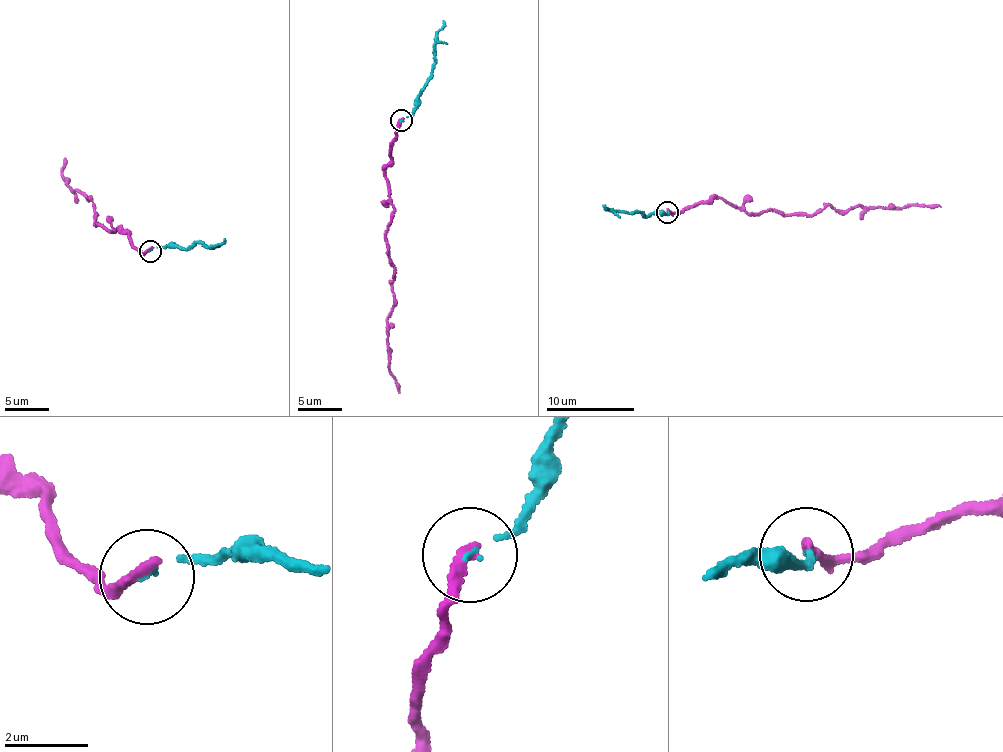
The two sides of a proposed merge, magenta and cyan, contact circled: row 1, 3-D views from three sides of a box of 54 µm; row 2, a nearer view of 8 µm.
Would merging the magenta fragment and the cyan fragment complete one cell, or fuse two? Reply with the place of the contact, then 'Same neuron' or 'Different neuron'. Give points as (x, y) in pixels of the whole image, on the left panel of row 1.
Place: (150, 251). Same neuron

